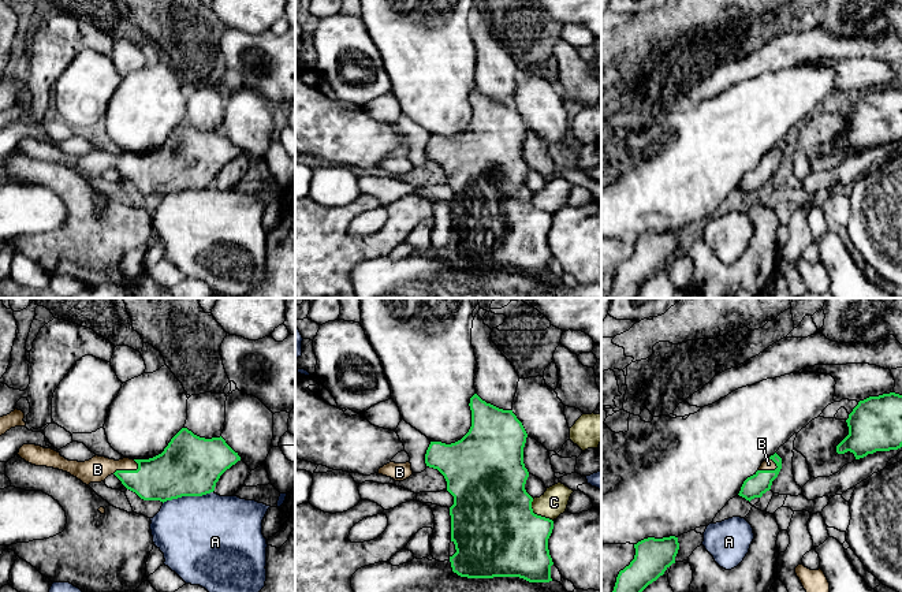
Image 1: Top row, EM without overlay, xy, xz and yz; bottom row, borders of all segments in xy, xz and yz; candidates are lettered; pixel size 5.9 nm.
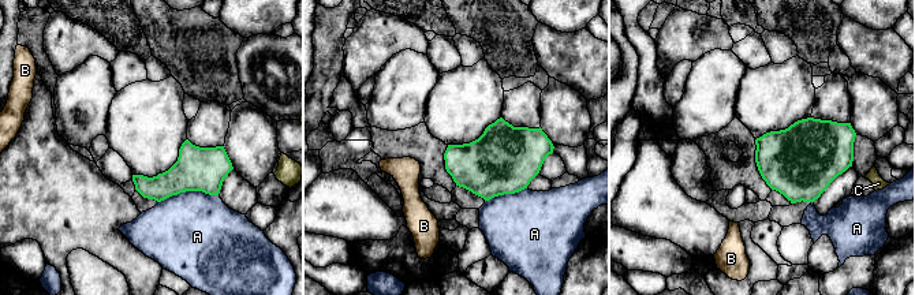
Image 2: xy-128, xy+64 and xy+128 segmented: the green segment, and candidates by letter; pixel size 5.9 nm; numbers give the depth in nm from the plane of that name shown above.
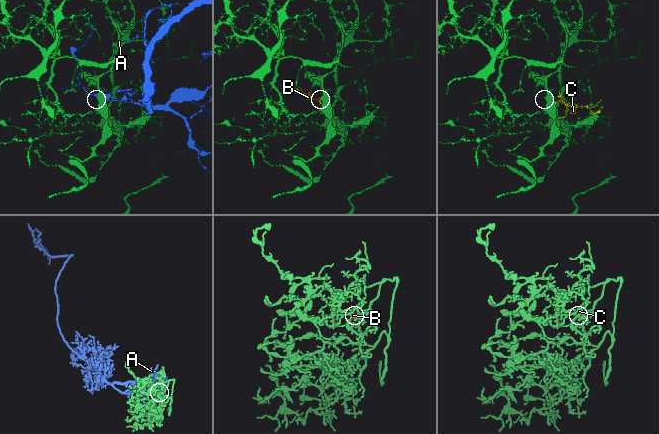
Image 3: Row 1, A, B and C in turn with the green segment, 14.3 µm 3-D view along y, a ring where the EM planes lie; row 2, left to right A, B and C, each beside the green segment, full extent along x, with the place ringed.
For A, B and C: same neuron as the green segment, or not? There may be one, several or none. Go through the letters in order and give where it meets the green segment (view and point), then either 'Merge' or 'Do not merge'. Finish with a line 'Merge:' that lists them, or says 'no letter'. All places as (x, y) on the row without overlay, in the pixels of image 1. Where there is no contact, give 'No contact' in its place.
A: Touches green at xy (187, 189). Do not merge
B: Touches green at xy (126, 164). Merge
C: Touches green at xz (536, 208). Do not merge
Merge: B

